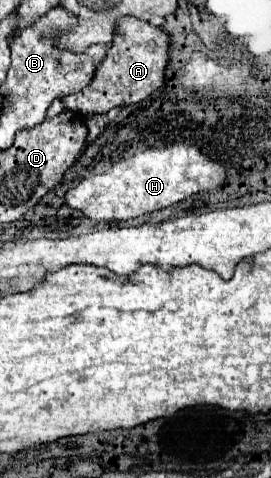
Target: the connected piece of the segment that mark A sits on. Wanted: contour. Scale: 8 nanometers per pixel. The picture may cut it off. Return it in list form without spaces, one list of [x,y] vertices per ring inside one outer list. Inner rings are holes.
[[[131,16],[119,18],[113,30],[113,54],[107,54],[99,62],[91,82],[83,90],[61,98],[65,110],[81,116],[91,116],[107,114],[111,108],[129,106],[145,100],[163,84],[163,72],[167,66],[167,46],[169,38],[161,28],[155,28],[149,22]]]

